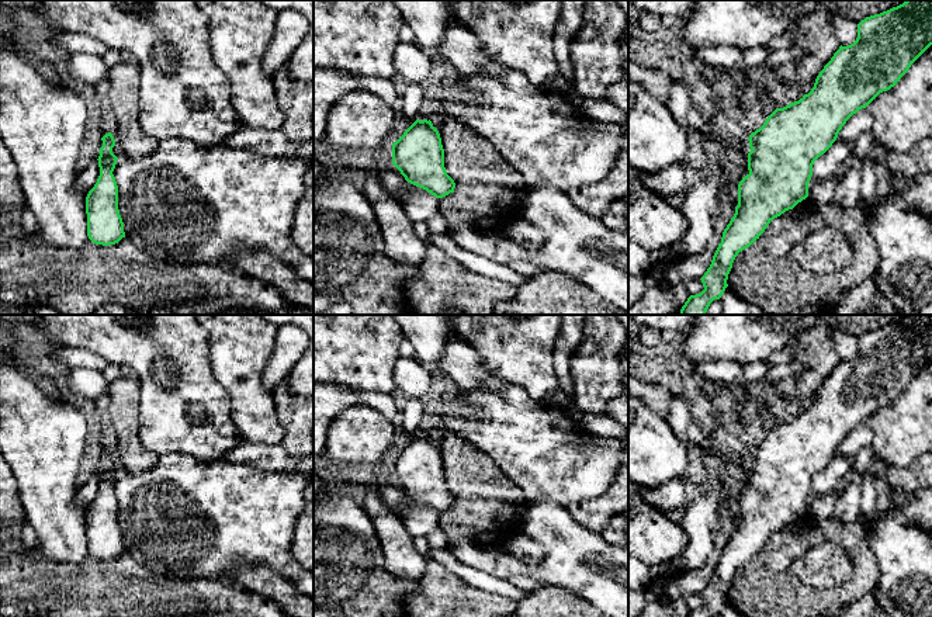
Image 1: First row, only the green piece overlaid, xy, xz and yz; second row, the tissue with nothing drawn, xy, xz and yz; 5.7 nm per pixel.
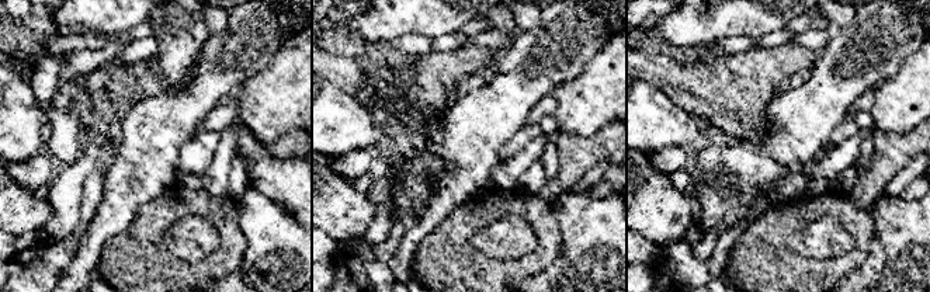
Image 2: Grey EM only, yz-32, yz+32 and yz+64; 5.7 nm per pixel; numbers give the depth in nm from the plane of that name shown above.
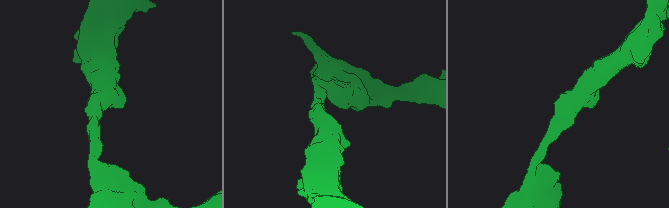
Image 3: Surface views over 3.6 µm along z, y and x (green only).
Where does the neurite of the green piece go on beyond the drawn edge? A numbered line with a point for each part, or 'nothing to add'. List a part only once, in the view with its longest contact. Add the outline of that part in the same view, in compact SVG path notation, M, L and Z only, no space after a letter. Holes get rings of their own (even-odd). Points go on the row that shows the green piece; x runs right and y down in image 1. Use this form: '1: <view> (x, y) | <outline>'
nothing to add

